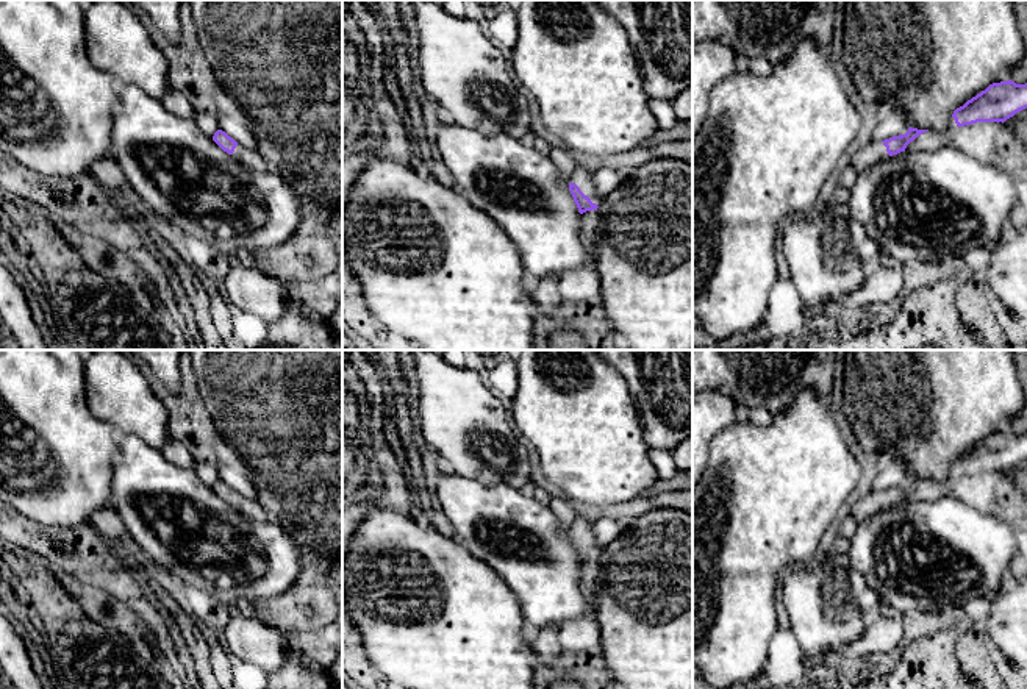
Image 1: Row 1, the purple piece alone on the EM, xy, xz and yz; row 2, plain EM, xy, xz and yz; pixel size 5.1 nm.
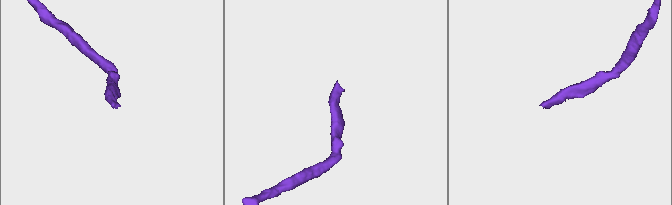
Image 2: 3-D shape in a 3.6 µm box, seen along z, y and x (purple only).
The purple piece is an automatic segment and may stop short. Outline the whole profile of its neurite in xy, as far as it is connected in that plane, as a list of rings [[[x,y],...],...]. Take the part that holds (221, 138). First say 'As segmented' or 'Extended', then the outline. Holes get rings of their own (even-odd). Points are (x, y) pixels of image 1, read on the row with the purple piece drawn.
Extended. [[[217,130],[213,136],[213,141],[228,155],[231,155],[238,162],[245,166],[249,170],[255,172],[269,172],[270,166],[267,161],[258,153],[241,144],[238,144],[233,137],[230,137],[225,131]]]

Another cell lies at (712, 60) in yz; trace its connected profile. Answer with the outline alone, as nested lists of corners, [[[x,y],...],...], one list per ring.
[[[719,41],[692,45],[692,139],[707,117],[711,89],[736,72],[735,53]]]

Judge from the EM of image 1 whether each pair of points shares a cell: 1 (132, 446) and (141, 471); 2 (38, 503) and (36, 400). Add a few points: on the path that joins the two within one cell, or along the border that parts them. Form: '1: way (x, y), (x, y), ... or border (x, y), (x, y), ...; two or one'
1: way (133, 452), (138, 464); one
2: way (66, 489), (69, 474), (57, 449), (39, 430); one

